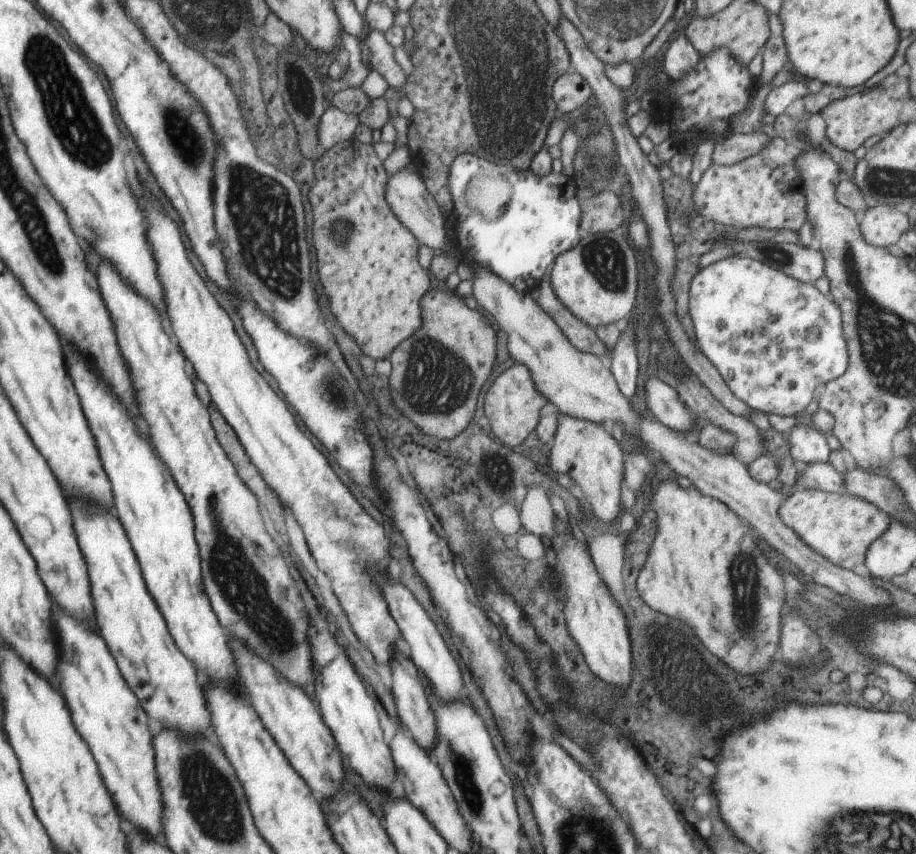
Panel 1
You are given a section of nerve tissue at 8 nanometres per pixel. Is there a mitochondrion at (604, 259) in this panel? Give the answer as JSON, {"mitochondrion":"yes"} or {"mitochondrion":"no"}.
{"mitochondrion":"yes"}

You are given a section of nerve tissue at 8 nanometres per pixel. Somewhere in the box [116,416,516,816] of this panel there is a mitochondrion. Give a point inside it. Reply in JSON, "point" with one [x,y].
{"point":[251,603]}

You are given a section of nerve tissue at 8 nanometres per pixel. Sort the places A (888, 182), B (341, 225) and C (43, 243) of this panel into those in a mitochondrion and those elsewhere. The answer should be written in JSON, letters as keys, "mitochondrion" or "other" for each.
{"A":"mitochondrion","B":"mitochondrion","C":"mitochondrion"}

